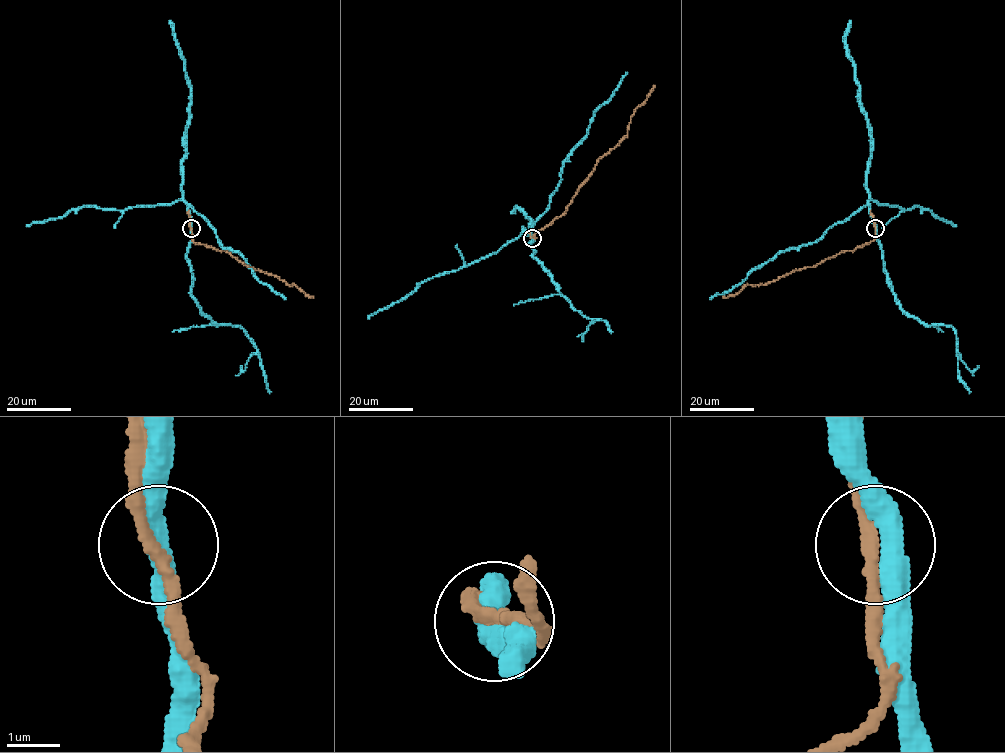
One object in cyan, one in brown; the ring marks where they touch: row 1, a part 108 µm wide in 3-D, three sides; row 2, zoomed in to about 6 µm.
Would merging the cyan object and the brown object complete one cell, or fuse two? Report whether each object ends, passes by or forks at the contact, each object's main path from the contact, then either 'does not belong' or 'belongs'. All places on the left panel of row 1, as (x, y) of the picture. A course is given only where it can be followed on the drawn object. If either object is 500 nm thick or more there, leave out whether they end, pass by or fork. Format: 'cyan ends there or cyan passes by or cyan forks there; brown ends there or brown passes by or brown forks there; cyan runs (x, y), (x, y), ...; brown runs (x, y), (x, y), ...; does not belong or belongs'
cyan passes by; brown passes by; cyan runs (190, 228), (189, 205), (207, 221), (223, 247), (237, 251), (260, 282), (286, 299); brown runs (190, 228), (195, 243), (228, 252), (248, 266), (275, 275), (313, 296); belongs

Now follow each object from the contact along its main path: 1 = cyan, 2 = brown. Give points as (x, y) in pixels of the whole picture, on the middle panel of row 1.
1: (532, 238), (532, 226), (548, 207), (564, 160), (587, 133), (593, 112), (613, 94), (628, 72)
2: (532, 238), (566, 210), (596, 162), (627, 134), (630, 117), (654, 85)

